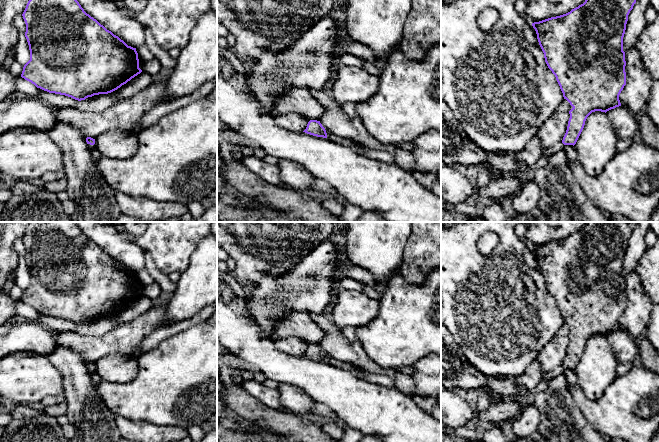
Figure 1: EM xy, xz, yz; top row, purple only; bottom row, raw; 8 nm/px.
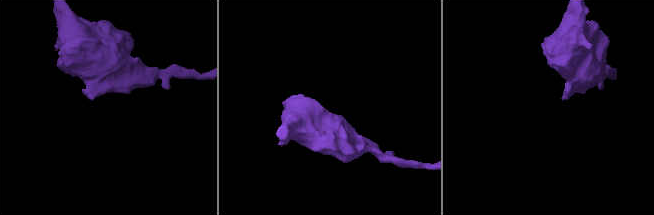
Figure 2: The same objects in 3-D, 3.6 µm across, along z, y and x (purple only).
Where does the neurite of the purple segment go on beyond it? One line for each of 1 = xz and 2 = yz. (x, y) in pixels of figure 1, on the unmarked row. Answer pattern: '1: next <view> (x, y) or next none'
1: next none
2: next none

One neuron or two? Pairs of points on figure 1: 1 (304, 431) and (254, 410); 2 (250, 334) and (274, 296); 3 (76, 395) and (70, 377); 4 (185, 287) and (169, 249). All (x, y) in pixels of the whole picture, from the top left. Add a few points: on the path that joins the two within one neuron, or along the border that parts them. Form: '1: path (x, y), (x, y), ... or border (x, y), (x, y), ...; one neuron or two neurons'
1: path (292, 427), (266, 416); one neuron
2: border (247, 301), (251, 318), (267, 335), (274, 338); two neurons
3: path (76, 391), (76, 383), (74, 381); one neuron
4: border (193, 252), (189, 265), (180, 272); two neurons

